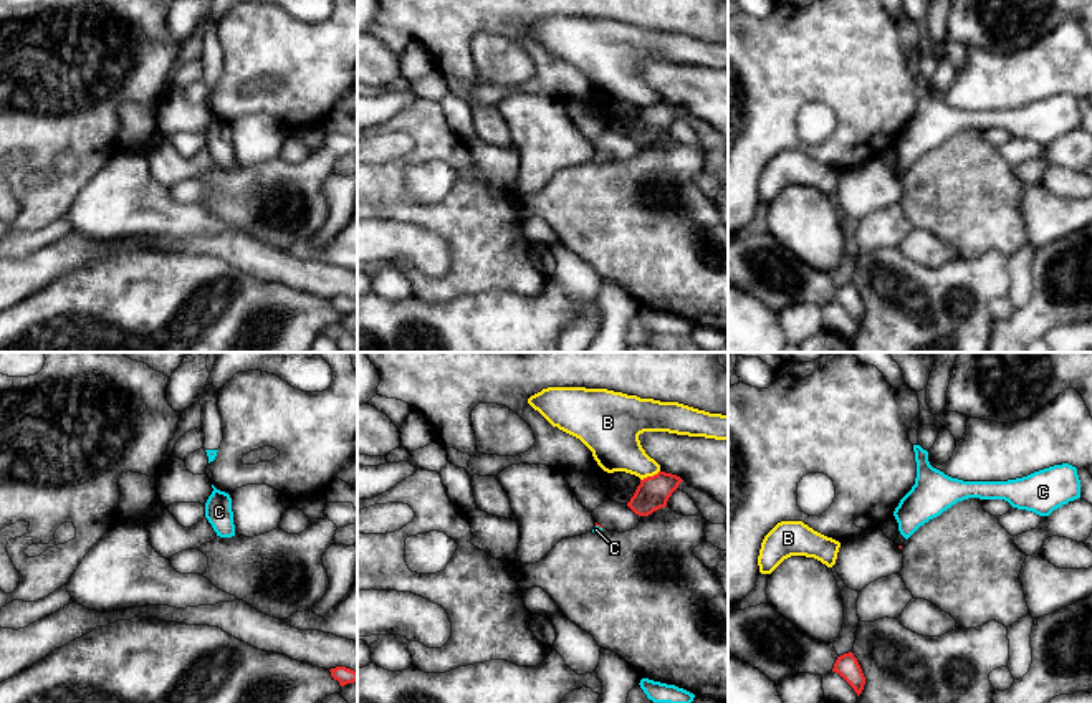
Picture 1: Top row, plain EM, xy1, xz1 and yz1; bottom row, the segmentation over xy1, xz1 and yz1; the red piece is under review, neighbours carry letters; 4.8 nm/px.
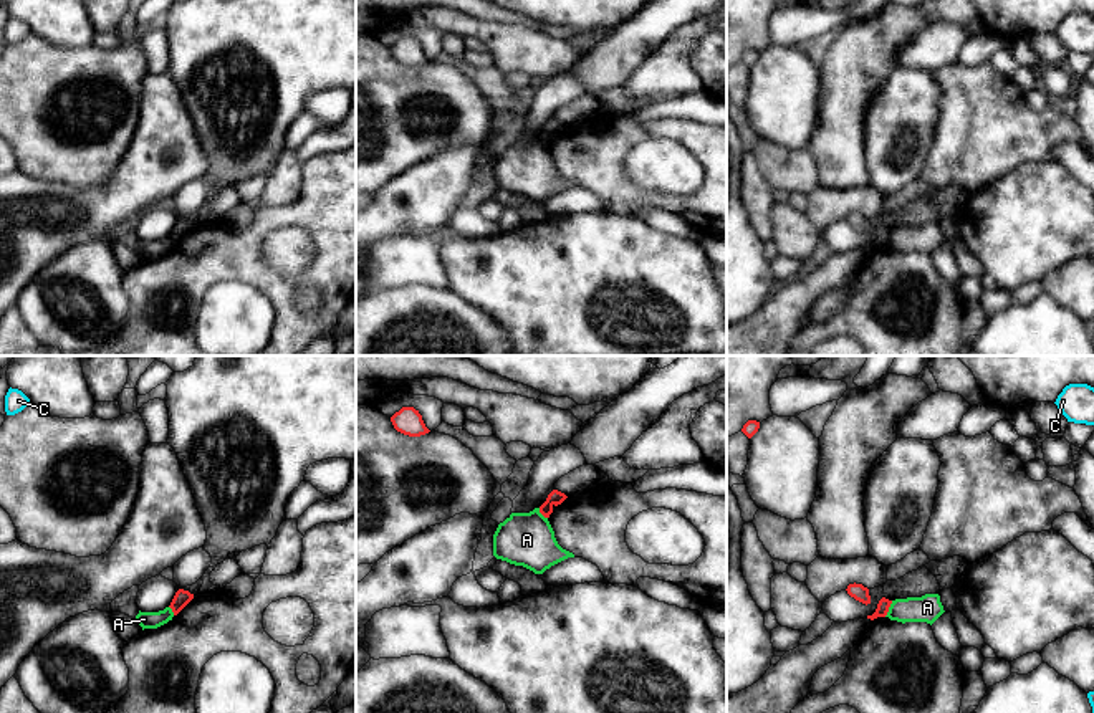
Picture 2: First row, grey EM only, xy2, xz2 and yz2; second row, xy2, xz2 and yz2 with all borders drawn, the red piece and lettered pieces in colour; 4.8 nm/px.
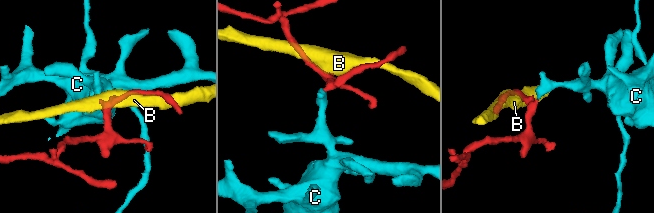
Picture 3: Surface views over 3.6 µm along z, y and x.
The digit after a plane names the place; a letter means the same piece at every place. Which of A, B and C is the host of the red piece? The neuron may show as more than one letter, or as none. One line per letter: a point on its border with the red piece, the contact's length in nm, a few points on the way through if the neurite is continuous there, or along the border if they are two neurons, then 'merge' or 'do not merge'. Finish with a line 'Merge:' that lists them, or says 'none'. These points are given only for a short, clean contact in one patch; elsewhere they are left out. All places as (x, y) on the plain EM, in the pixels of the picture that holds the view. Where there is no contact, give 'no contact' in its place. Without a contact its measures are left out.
A: yz2 (887, 239) | 90 nm | along yz2 (892, 230), (884, 245) | do not merge
B: xz1 (649, 106) | 110 nm | do not merge
C: xz1 (599, 156) | 40 nm | across xz1 (596, 153), (599, 156), (596, 159) | merge
Merge: C

